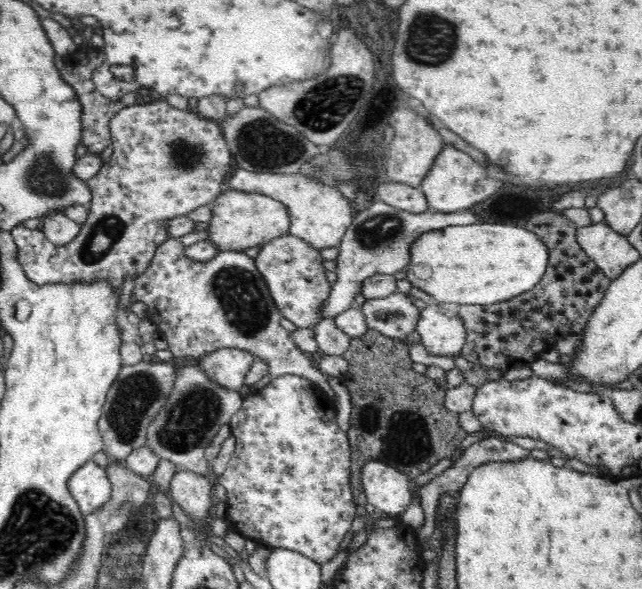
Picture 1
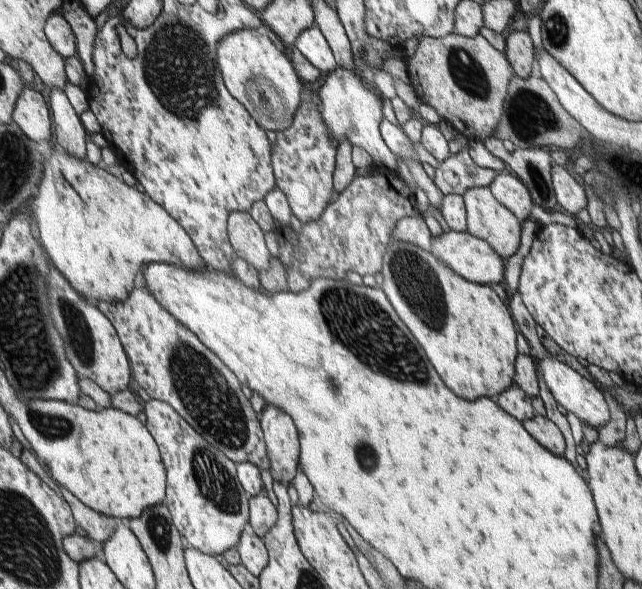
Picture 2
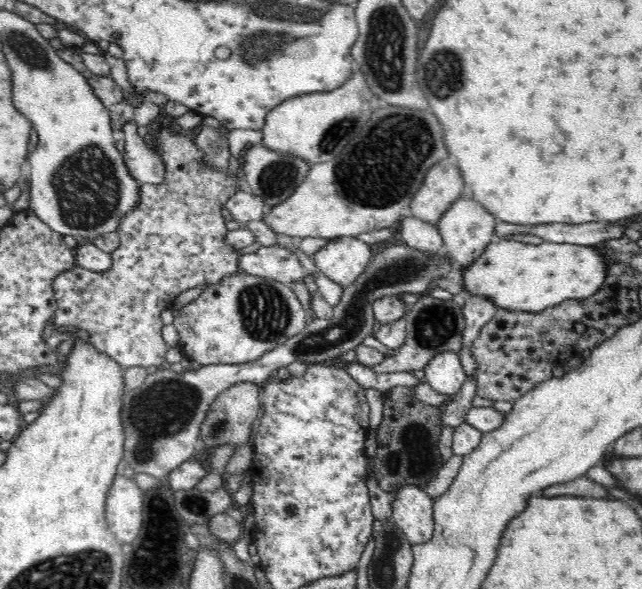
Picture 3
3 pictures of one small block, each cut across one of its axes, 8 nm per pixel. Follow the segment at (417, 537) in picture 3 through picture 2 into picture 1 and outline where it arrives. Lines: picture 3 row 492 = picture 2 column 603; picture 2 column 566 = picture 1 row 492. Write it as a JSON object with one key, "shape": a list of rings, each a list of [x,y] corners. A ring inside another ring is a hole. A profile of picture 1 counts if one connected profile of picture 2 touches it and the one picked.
{"shape":[[[368,462],[362,470],[362,485],[369,508],[378,508],[392,519],[410,508],[412,486],[408,478],[382,462]]]}

